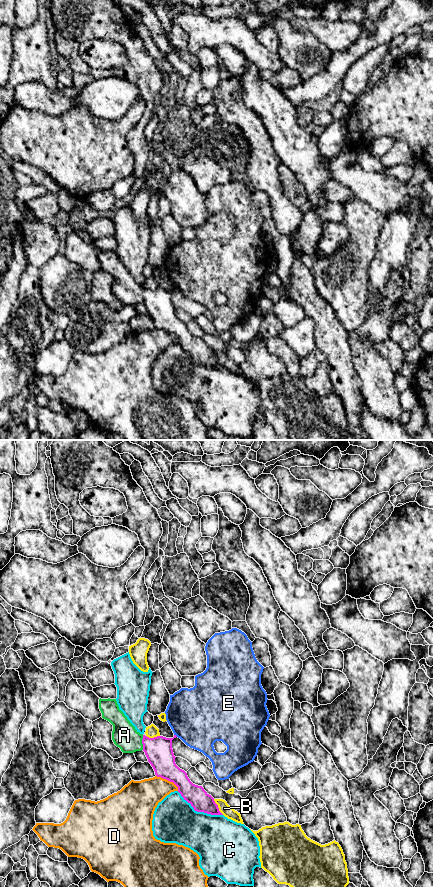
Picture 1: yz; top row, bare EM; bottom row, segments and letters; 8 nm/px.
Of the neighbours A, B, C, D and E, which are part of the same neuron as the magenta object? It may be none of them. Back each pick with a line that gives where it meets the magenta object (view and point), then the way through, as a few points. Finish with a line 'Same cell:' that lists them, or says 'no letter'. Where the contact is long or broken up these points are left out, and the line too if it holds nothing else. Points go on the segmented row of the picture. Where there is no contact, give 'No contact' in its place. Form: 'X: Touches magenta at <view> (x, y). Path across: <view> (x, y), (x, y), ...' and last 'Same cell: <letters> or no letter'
A: Touches magenta at yz (142, 742)
Same cell: A

